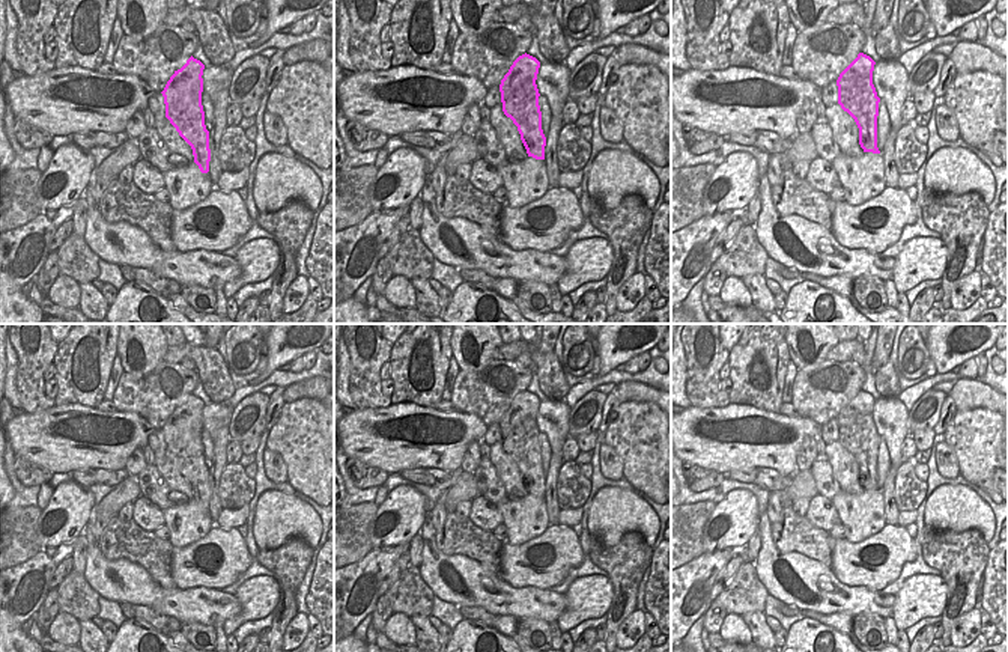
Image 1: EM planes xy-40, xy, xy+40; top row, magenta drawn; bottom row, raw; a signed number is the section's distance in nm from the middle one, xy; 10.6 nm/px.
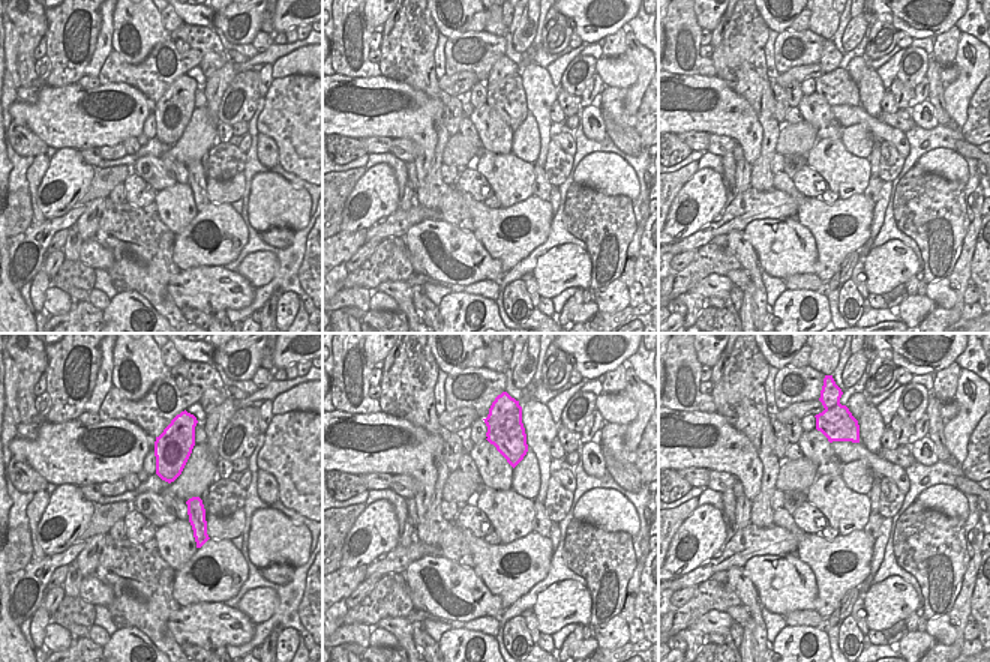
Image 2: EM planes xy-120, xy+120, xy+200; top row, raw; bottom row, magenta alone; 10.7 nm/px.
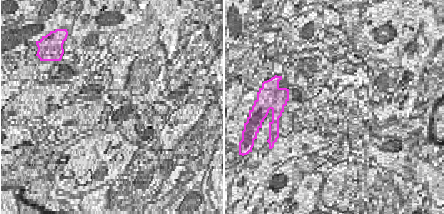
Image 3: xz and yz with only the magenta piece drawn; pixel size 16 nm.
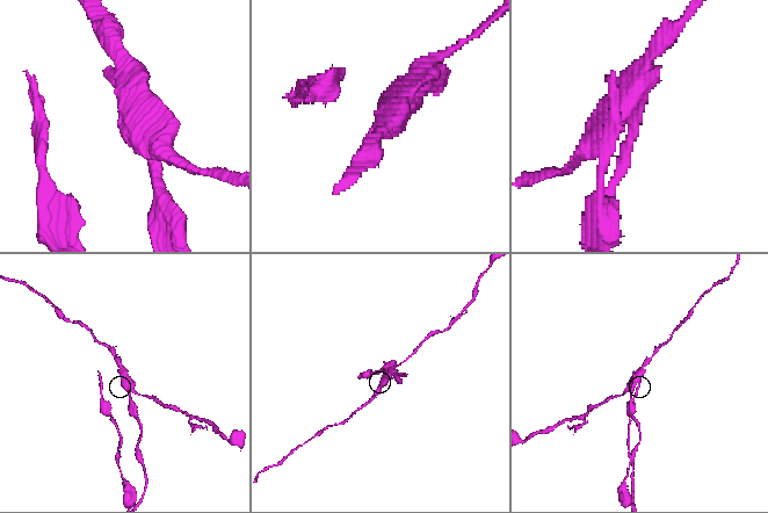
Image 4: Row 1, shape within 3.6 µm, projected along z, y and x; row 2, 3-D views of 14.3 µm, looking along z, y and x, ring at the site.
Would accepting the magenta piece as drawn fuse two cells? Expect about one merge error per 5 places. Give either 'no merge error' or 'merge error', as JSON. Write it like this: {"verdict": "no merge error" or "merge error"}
{"verdict": "merge error"}

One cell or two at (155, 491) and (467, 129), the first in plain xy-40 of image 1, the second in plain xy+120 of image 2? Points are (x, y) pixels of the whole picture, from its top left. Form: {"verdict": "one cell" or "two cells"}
{"verdict": "one cell"}

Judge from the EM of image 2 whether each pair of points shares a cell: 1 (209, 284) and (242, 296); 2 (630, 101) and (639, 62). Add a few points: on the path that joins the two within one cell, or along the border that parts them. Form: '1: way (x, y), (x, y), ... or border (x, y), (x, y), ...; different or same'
1: way (216, 288), (234, 293); same
2: way (635, 92), (642, 83), (642, 71); same

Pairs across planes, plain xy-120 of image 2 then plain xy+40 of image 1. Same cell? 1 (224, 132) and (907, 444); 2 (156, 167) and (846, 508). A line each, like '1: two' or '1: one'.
1: one
2: two

